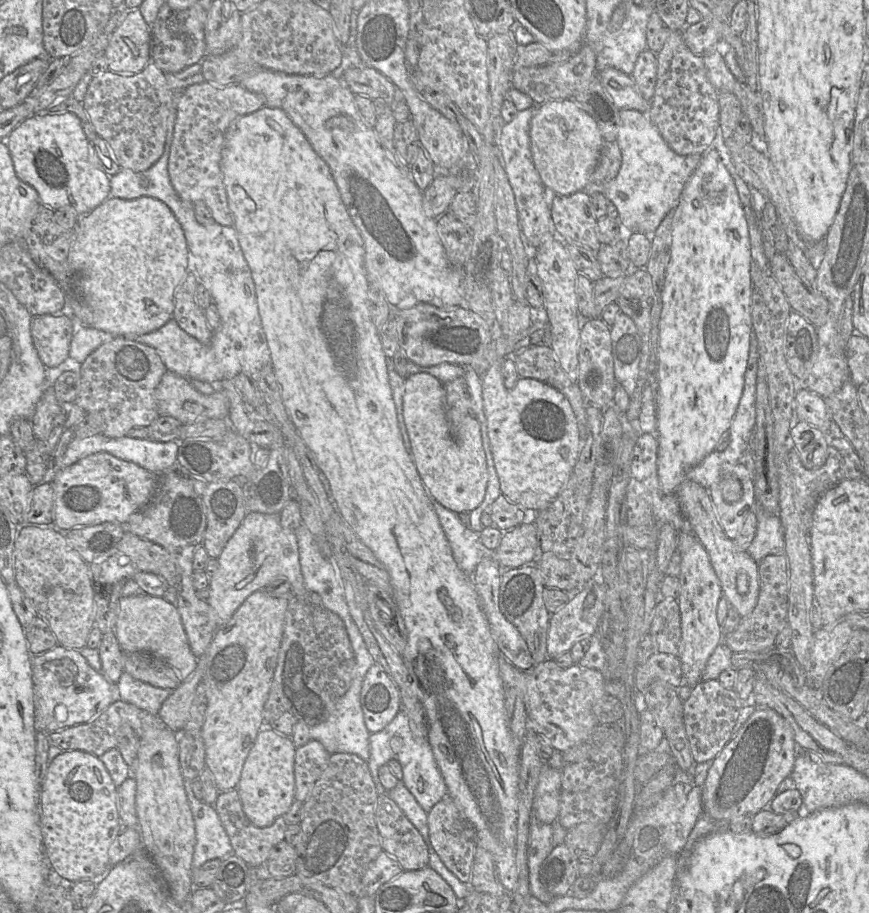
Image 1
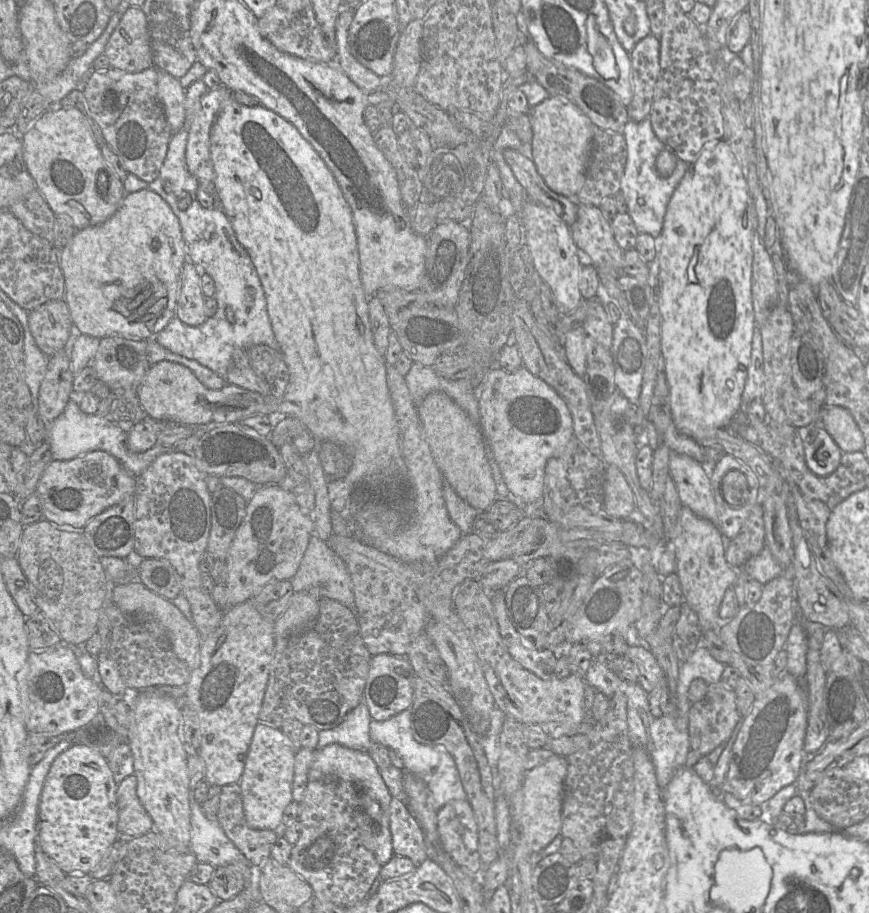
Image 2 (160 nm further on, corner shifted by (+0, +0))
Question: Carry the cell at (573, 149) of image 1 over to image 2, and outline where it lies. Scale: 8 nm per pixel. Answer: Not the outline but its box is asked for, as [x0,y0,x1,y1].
[529,96,595,199]

